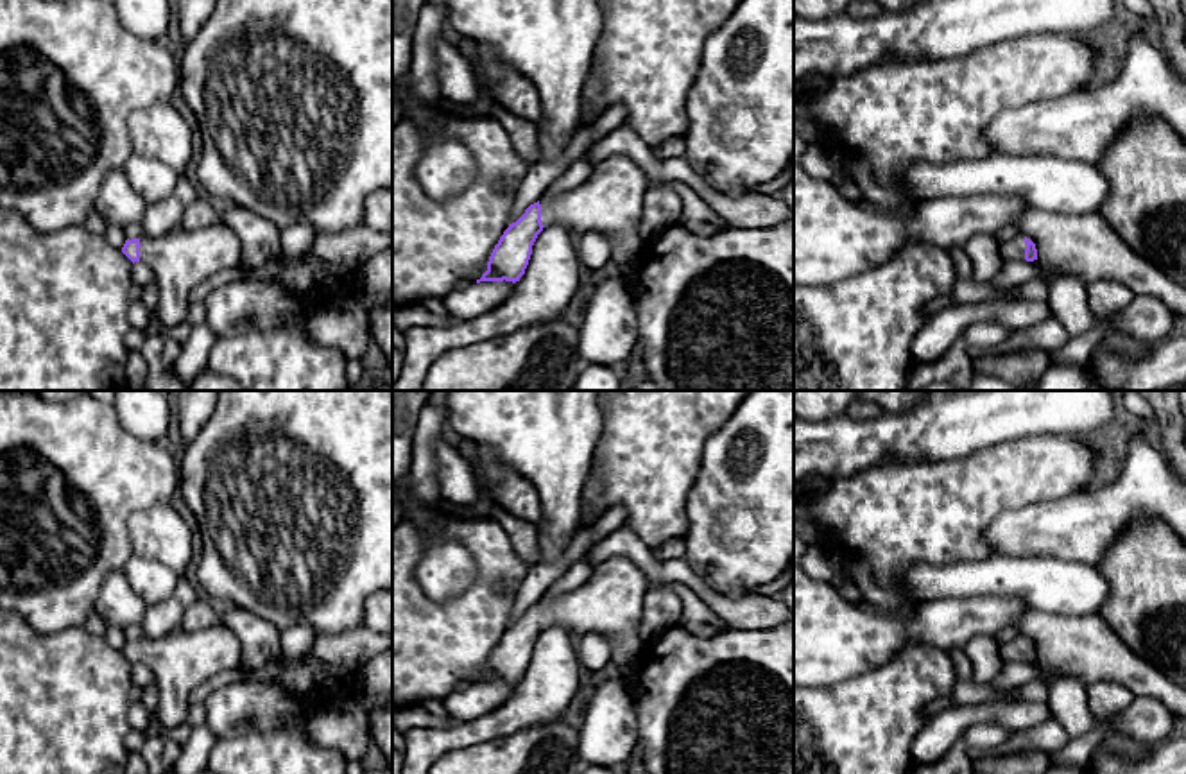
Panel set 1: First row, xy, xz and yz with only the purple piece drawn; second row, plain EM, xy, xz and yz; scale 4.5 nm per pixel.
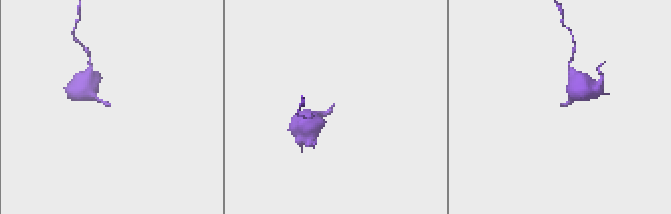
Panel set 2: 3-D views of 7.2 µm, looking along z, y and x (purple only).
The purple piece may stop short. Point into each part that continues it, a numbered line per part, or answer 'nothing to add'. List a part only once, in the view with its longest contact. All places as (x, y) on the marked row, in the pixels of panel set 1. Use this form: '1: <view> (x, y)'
1: xz (610, 201)

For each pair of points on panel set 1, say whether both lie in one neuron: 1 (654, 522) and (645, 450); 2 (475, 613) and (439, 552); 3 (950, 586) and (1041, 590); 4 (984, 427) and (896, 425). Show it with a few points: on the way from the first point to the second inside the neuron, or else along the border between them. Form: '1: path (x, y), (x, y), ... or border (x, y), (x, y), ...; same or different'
1: path (654, 504), (649, 468); same
2: border (472, 554), (468, 588), (439, 601), (421, 590); different
3: path (973, 579), (1018, 577); same
4: path (962, 427), (918, 427); same

